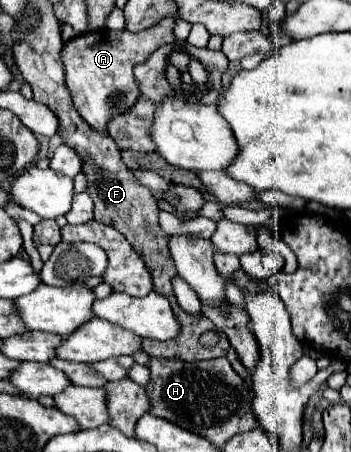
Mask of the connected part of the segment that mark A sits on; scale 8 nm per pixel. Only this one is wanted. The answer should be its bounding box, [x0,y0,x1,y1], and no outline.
[60,18,176,132]

